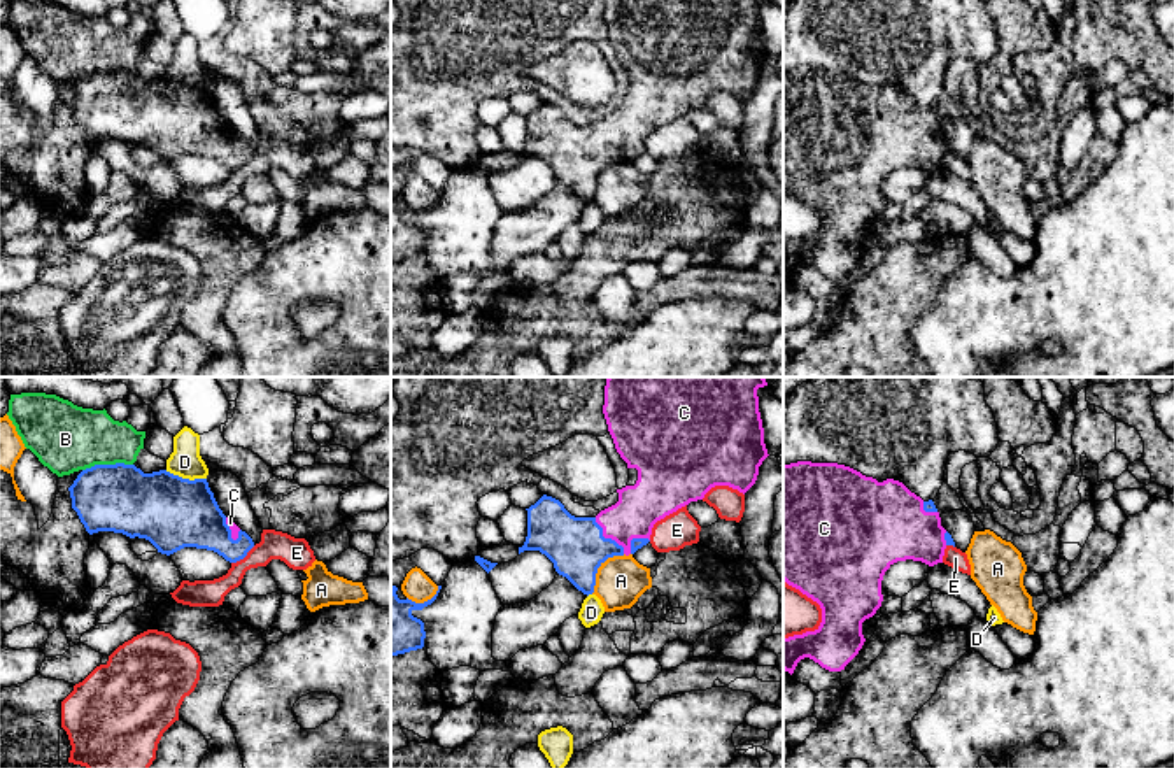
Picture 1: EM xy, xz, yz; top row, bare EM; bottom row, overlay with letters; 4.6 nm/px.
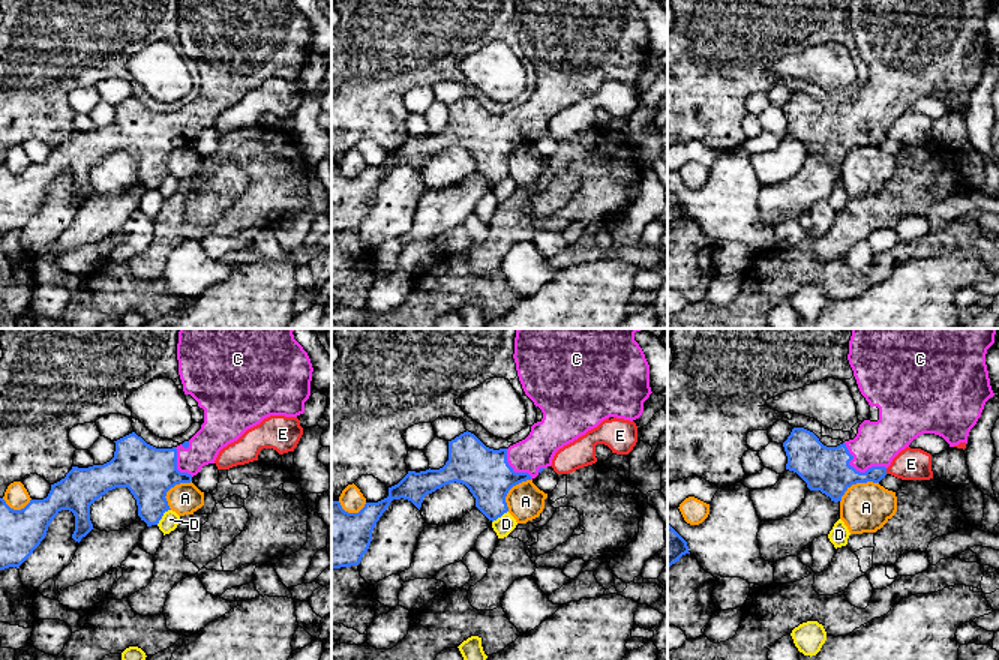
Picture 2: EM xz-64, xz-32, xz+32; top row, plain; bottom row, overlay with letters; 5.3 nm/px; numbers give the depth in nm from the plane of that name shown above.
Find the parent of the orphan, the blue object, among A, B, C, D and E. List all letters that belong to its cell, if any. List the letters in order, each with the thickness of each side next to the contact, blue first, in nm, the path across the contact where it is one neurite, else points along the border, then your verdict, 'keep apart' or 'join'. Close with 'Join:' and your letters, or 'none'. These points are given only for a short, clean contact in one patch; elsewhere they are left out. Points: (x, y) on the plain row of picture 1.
A: 260 nm thick on the blue side, 220 nm on the other; keep apart
B: 320 nm thick on the blue side, 320 nm on the other; keep apart
C: 260 nm thick on the blue side, 200 nm on the other; join
D: 340 nm thick on the blue side, 140 nm on the other; border along xy (165, 78), (190, 86), (205, 86); keep apart
E: 220 nm thick on the blue side, 140 nm on the other; keep apart
Join: C

